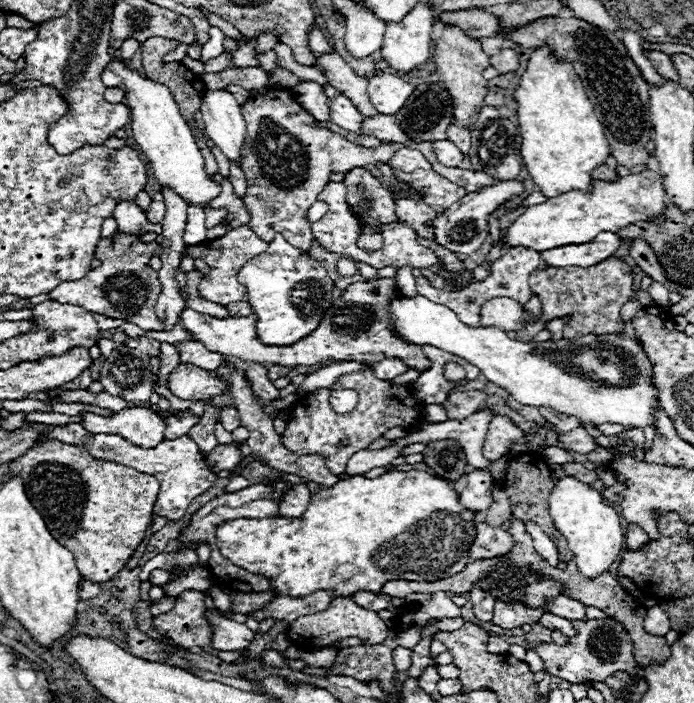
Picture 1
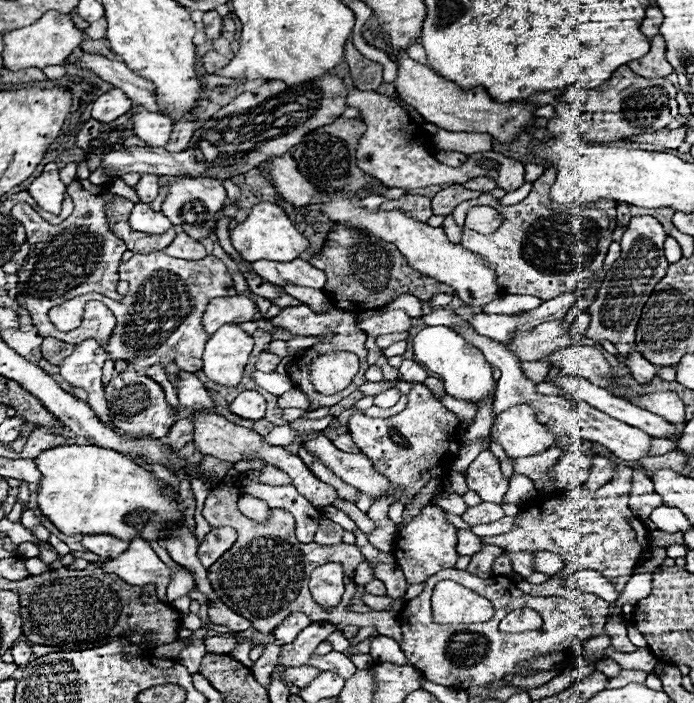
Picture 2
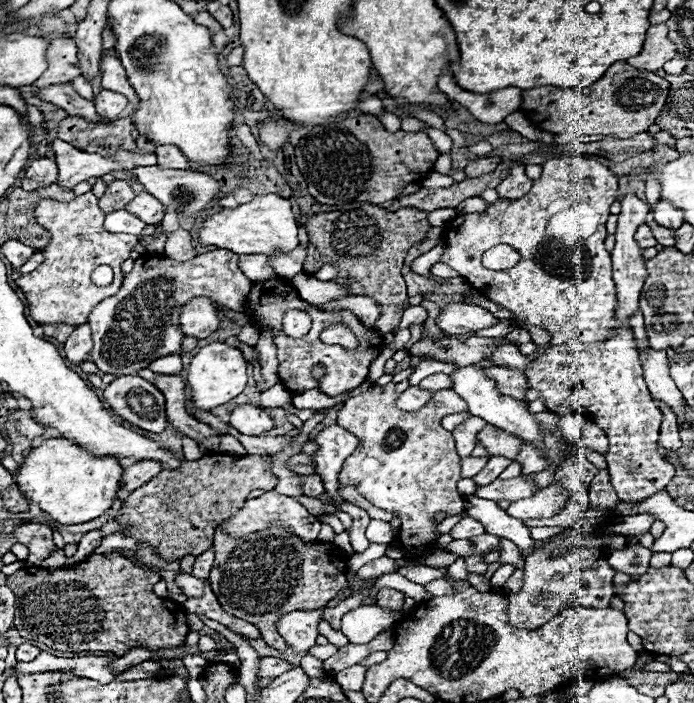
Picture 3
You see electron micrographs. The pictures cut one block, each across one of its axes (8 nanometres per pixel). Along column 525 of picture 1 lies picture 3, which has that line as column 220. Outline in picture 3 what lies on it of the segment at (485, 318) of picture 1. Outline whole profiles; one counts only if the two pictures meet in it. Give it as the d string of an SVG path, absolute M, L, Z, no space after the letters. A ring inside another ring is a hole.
M202 296L202 298L192 298L182 308L180 320L182 320L182 330L186 336L208 338L220 328L222 316L218 306L210 298Z

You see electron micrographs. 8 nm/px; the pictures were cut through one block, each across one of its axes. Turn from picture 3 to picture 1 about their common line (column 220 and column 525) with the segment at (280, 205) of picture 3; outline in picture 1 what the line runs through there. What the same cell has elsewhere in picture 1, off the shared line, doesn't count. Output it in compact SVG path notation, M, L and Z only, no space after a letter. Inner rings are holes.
M652 170L640 174L630 174L614 184L592 180L594 192L570 190L566 194L548 198L542 204L530 206L520 214L506 230L506 244L510 248L534 248L536 252L552 250L568 244L592 242L600 232L618 232L620 228L634 224L638 220L662 222L662 208L666 204L666 192L662 188L662 176Z

